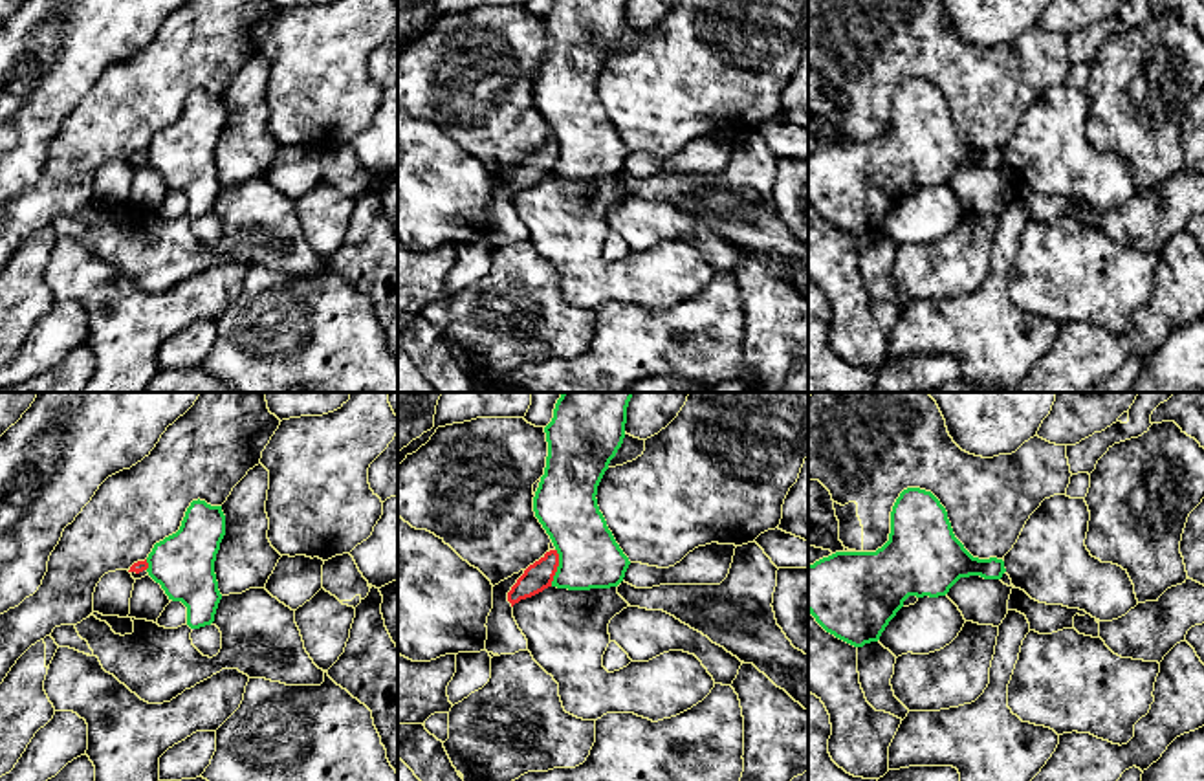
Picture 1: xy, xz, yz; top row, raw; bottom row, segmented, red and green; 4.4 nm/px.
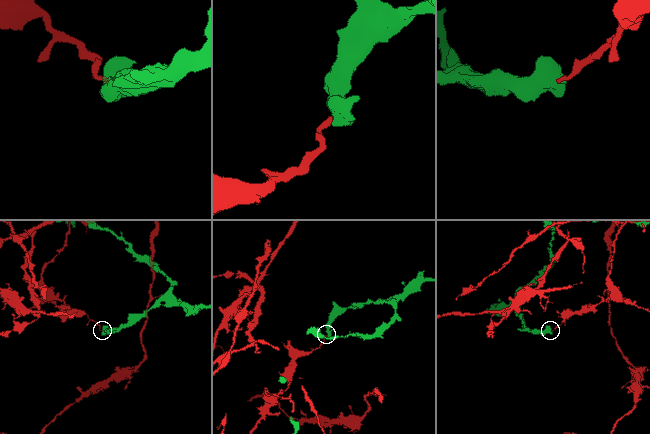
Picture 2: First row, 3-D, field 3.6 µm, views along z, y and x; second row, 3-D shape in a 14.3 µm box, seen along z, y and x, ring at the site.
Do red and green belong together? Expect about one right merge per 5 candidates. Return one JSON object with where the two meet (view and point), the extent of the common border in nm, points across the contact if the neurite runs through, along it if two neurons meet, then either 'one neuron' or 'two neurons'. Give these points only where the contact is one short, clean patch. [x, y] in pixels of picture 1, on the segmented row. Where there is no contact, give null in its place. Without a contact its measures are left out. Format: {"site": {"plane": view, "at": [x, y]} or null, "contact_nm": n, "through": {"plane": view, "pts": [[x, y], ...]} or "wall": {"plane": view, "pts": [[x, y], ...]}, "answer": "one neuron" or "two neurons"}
{"site": {"plane": "xz", "at": [558, 565]}, "contact_nm": 170, "wall": {"plane": "xz", "pts": [[556, 549], [558, 571], [550, 585]]}, "answer": "two neurons"}

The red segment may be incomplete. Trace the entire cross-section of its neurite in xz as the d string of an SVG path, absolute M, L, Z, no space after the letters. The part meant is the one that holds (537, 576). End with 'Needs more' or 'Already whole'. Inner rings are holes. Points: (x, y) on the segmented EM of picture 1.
M557 550L546 552L539 561L530 565L508 592L508 601L511 603L511 607L520 600L531 598L542 592L544 588L552 587L557 566Z. Already whole

